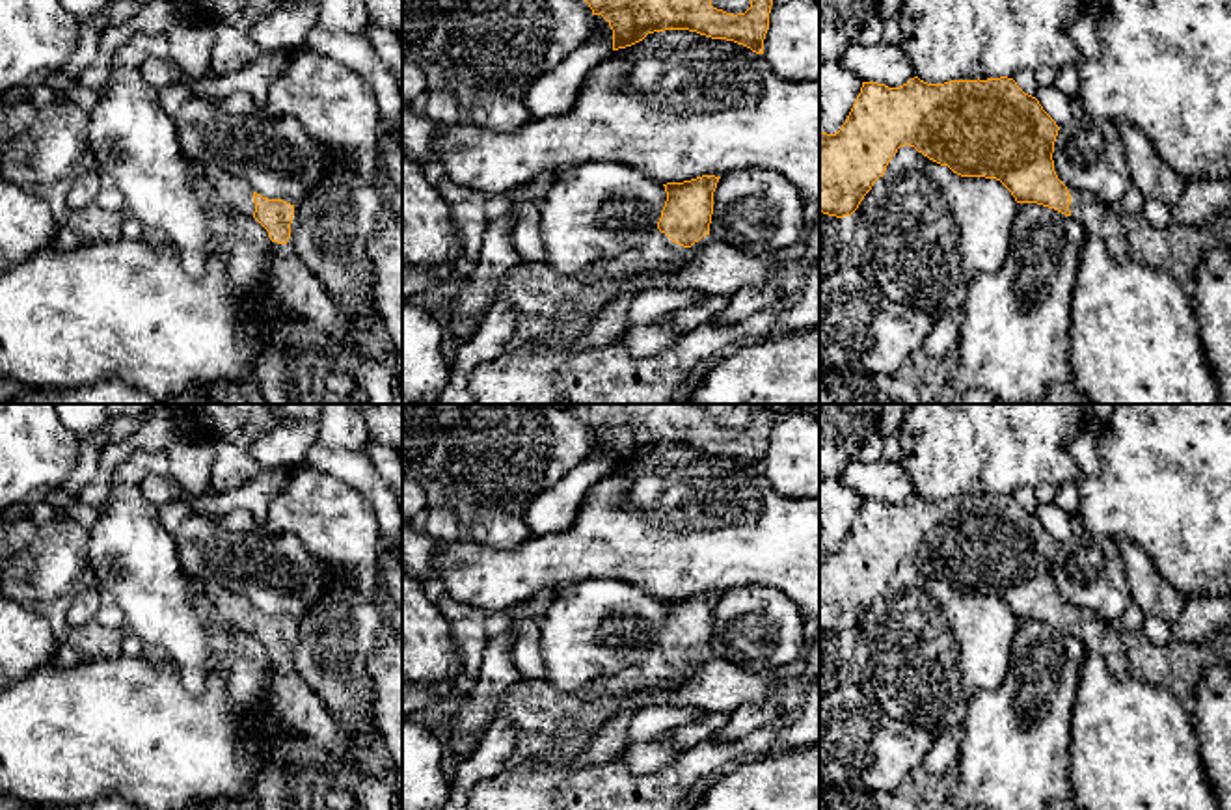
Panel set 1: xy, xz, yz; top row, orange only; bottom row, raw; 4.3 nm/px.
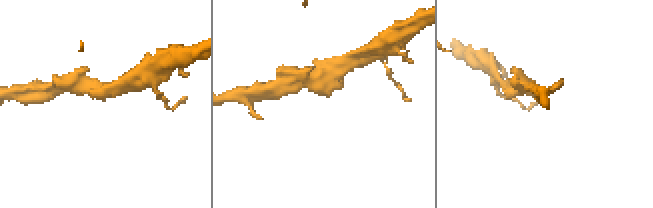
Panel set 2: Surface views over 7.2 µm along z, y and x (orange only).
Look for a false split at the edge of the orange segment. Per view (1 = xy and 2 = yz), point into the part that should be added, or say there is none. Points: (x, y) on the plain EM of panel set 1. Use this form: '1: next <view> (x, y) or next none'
1: next xy (237, 609)
2: next yz (1103, 637)

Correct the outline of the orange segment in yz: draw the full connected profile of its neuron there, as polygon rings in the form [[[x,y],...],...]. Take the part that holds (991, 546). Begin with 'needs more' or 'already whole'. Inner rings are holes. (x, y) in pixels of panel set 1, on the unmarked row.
needs more | [[[914,493],[900,505],[862,499],[842,546],[836,551],[819,547],[819,628],[836,635],[851,633],[885,592],[898,566],[911,562],[961,594],[1000,598],[1017,620],[1037,620],[1086,639],[1088,650],[1097,652],[1116,676],[1129,676],[1119,626],[1088,609],[1067,605],[1058,596],[1052,577],[1058,547],[1039,518],[1008,493],[944,501],[927,501]]]

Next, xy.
needs more | [[[214,583],[205,585],[205,594],[229,622],[253,633],[268,648],[272,659],[289,659],[294,622],[263,614],[246,598]]]

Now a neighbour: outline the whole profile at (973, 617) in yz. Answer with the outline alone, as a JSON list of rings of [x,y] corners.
[[[903,562],[853,629],[851,667],[888,717],[935,734],[944,728],[959,730],[974,693],[1002,685],[1017,624],[1000,598],[961,594]]]

